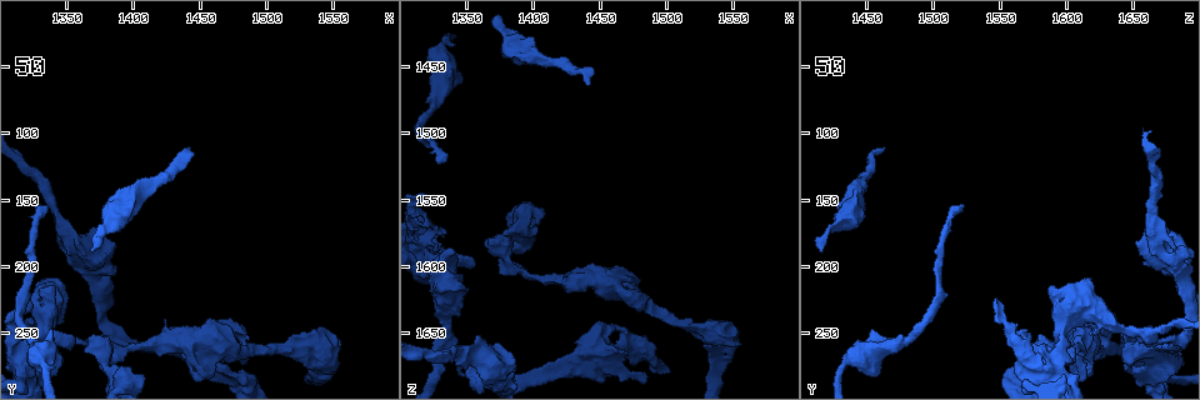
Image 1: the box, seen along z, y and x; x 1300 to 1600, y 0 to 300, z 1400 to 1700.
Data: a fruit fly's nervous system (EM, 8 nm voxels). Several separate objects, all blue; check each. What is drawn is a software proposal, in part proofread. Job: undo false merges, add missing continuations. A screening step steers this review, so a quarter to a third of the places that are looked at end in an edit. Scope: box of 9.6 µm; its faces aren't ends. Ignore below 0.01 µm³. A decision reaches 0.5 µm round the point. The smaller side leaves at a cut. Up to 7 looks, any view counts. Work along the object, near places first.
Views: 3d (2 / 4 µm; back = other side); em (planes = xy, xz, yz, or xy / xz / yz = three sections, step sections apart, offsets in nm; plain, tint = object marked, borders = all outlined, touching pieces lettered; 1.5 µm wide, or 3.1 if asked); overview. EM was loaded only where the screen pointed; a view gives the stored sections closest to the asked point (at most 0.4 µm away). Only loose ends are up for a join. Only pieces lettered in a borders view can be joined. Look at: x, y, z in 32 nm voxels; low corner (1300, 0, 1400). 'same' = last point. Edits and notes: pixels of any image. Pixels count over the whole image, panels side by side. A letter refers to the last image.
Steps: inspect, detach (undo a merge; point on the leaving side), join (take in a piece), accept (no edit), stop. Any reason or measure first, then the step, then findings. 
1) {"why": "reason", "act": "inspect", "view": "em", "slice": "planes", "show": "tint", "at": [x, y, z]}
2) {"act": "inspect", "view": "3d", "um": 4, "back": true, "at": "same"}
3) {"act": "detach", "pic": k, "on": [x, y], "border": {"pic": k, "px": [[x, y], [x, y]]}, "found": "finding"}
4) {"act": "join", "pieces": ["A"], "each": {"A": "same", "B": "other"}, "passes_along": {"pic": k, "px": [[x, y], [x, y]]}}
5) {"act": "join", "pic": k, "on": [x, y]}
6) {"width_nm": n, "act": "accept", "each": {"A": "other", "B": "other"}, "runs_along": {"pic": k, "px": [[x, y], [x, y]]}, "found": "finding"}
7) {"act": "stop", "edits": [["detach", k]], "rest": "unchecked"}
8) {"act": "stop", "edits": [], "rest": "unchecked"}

{"why": "end of a long branch", "act": "inspect", "view": "em", "slice": "xy", "step": 8, "show": "borders", "at": [1444, 112, 1464]}

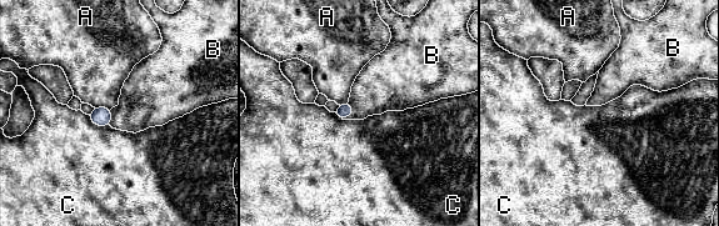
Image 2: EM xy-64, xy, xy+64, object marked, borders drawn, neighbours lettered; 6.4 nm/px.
{"act": "join", "pieces": ["B"], "each": {"A": "other", "B": "same", "C": "other"}, "passes_along": {"pic": 2, "px": [[344, 110], [353, 112], [382, 86]]}, "found": "it goes on there"}

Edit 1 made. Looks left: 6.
{"why": "calibre changes", "act": "inspect", "view": "3d", "um": 4, "at": [1458, 272, 1648]}

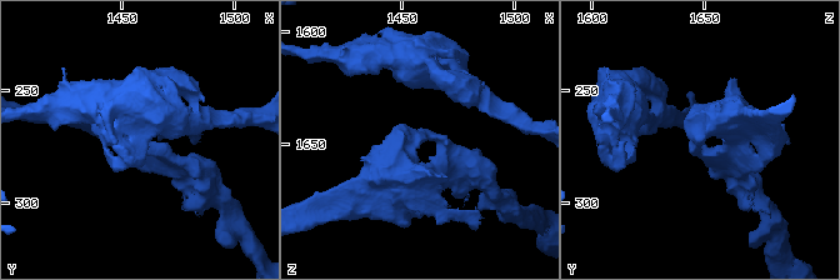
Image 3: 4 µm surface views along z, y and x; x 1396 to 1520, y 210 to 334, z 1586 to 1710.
{"act": "inspect", "view": "em", "slice": "xy", "step": 4, "show": "plain", "at": [1459, 272, 1647]}

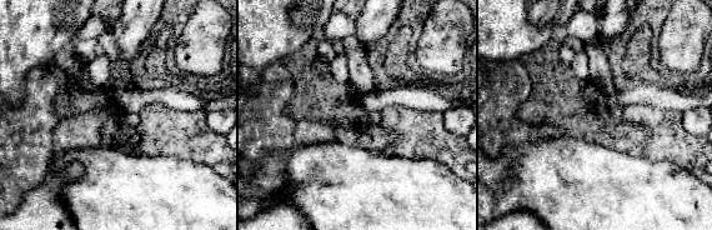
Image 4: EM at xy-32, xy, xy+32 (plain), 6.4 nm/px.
{"act": "inspect", "view": "em", "slice": "xy", "step": 4, "show": "borders", "at": "same"}

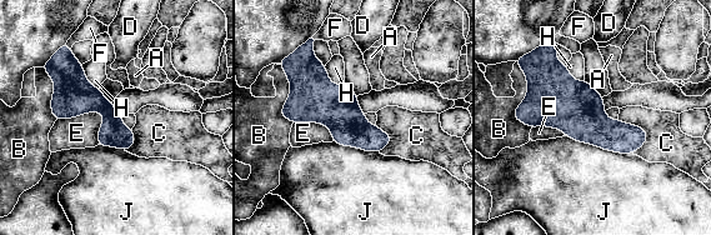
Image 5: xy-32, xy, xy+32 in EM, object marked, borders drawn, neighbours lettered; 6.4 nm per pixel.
{"act": "accept", "each": {"A": "other", "B": "other", "C": "other", "D": "other", "E": "other", "F": "other", "H": "other", "J": "other"}, "border": {"pic": 5, "px": [[56, 119], [100, 111], [99, 144]]}, "found": "continuous, no second neuron"}

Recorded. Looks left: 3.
{"why": "sudden change in width", "act": "inspect", "view": "3d", "um": 2, "at": [1332, 244, 1634]}

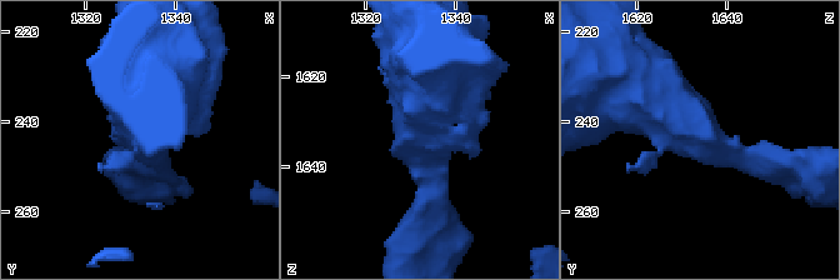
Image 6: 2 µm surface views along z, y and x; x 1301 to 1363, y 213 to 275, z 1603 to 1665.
{"arm_widths_nm": [220, 500], "act": "inspect", "view": "em", "slice": "yz", "step": 4, "show": "borders", "at": [1333, 243, 1635]}

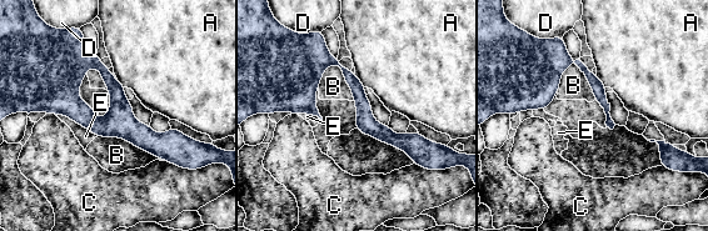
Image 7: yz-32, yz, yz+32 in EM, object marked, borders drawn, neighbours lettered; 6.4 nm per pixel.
{"why": "another direction", "act": "inspect", "view": "em", "slice": "planes", "show": "borders", "at": "same"}

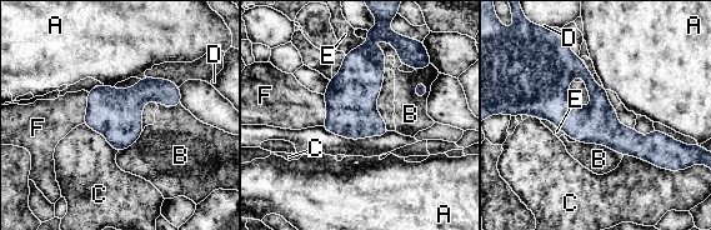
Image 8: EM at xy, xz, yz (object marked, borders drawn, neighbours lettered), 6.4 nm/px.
{"width_nm": 260, "act": "accept", "each": {"A": "other", "B": "other", "C": "other", "D": "other", "E": "other", "F": "other"}, "border": {"pic": 8, "px": [[624, 154], [637, 156], [670, 170]]}, "found": "all the same neuron"}

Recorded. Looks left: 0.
{"act": "stop", "edits": [["join", 2]], "rest": "unchecked"}

